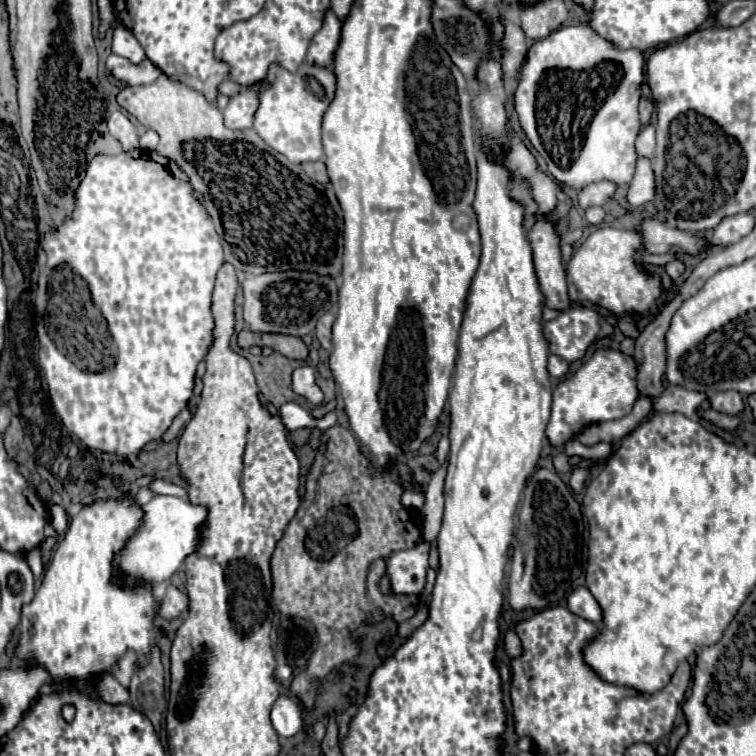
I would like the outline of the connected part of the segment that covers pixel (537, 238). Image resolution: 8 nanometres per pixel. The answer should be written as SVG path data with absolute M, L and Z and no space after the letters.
M538 221L528 233L534 251L534 267L538 275L540 289L546 297L546 305L552 309L568 309L568 289L566 289L566 271L560 259L558 235L552 223Z

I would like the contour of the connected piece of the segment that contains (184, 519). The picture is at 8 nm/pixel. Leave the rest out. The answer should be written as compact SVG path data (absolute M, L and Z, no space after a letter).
M156 495L150 503L142 507L144 523L134 537L126 543L126 547L116 555L116 563L126 581L144 579L150 585L158 585L164 579L170 579L178 567L184 563L196 547L200 547L202 527L208 523L208 507L194 505L182 497Z

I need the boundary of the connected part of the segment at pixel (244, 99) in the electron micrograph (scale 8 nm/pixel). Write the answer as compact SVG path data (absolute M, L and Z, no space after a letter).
M246 89L246 91L234 95L230 99L228 107L224 109L224 125L228 129L248 129L248 127L252 127L258 105L260 105L258 91Z

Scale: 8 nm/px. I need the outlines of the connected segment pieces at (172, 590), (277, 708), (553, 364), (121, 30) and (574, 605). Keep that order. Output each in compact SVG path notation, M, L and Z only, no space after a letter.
M170 585L166 589L166 595L164 595L164 601L160 605L160 617L164 619L176 619L180 615L188 613L188 593Z
M288 695L278 697L278 701L272 707L272 725L280 737L294 737L304 729L304 715L296 701L292 701Z
M550 355L550 359L548 359L548 373L550 373L552 377L564 379L564 377L568 375L568 371L570 371L568 361L564 361L564 359L558 357L558 355Z
M114 27L114 41L112 41L112 51L120 57L126 57L130 63L140 65L146 59L144 49L136 41L136 37L126 31L126 27Z
M578 587L576 591L572 591L572 595L568 597L568 609L582 619L588 619L592 623L602 623L600 605L586 587Z

